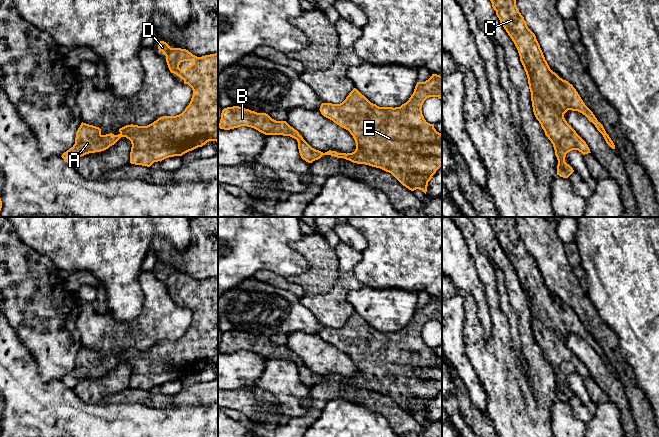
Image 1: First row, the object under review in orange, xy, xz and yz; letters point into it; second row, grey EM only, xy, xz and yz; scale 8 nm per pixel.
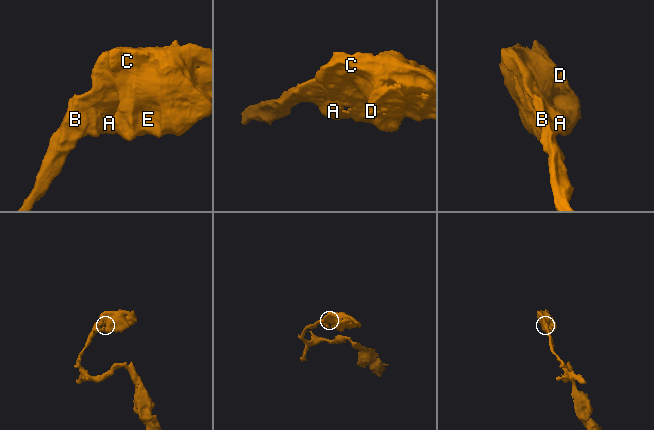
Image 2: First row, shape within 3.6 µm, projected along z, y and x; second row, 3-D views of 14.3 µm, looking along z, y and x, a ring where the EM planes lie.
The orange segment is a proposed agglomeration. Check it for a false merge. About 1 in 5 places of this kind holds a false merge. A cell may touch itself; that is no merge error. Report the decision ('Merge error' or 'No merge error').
No merge error

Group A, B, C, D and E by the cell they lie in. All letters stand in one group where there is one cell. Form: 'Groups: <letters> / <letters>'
Groups: A B C D E

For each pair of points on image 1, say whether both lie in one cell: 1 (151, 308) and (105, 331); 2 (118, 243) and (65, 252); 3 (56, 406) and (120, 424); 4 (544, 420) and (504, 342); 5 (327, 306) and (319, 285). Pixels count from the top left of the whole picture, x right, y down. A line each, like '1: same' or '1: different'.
1: same
2: same
3: same
4: same
5: different

